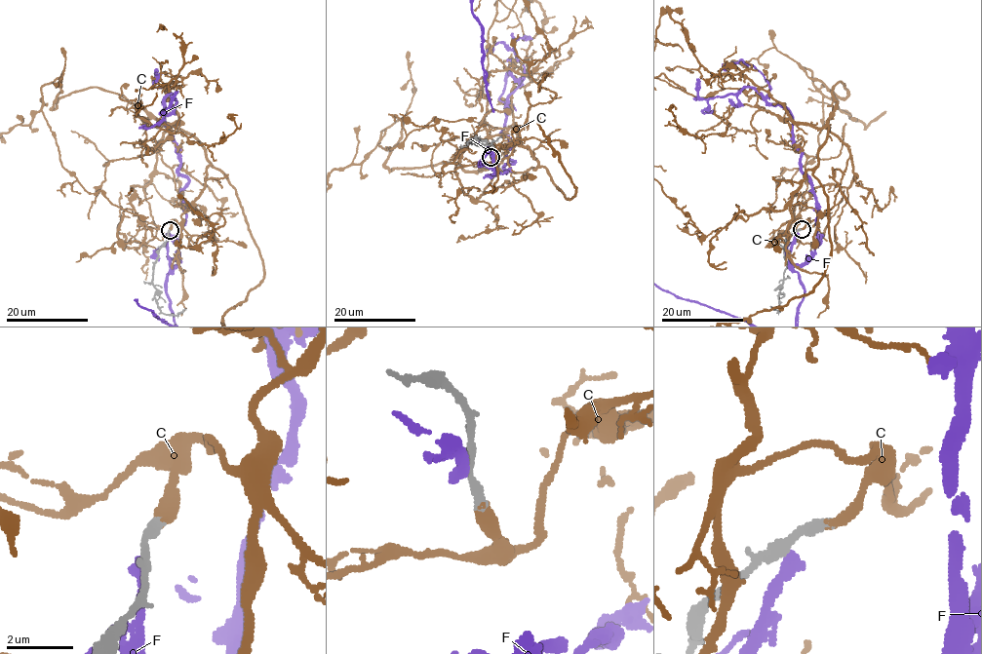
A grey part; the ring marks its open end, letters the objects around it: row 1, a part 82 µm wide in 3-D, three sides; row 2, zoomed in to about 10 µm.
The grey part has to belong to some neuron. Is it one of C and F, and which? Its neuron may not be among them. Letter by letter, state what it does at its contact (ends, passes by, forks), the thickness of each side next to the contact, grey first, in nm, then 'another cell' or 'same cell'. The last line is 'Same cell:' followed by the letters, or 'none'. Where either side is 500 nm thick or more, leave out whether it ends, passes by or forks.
C: it ends | 320/400 nm | same cell
F: it ends | 260/360 nm | another cell
Same cell: C

